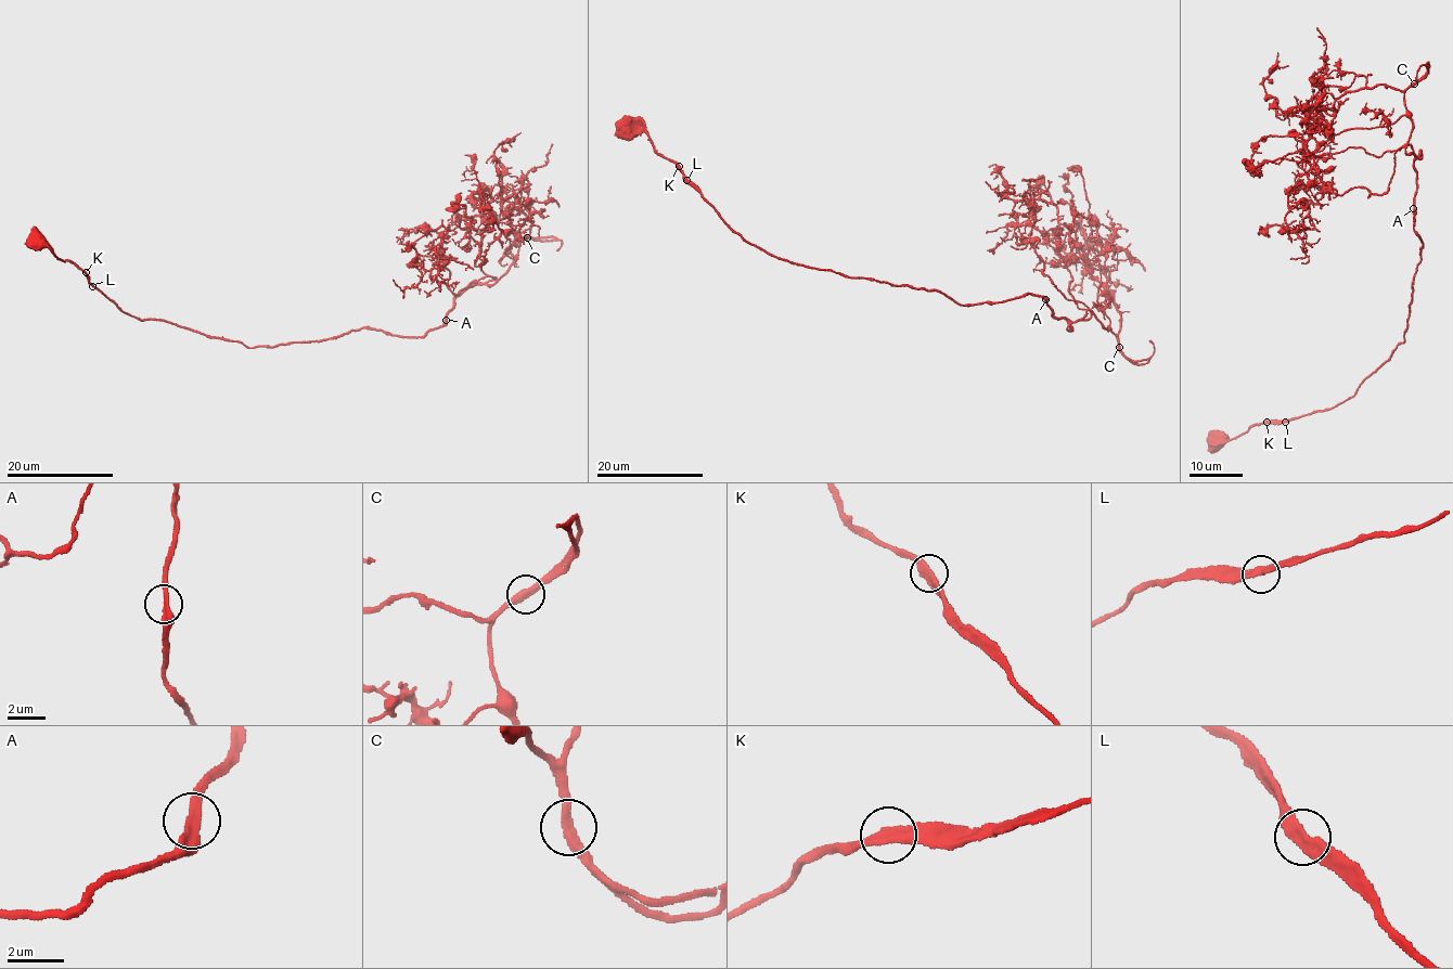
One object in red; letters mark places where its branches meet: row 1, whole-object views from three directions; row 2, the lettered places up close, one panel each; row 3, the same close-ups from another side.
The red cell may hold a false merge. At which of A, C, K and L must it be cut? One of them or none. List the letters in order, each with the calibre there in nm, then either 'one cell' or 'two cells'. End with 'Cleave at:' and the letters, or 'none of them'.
A: 320 nm thick; one cell
C: 360 nm thick; one cell
K: 340 nm thick; one cell
L: 360 nm thick; one cell
Cleave at: none of them

